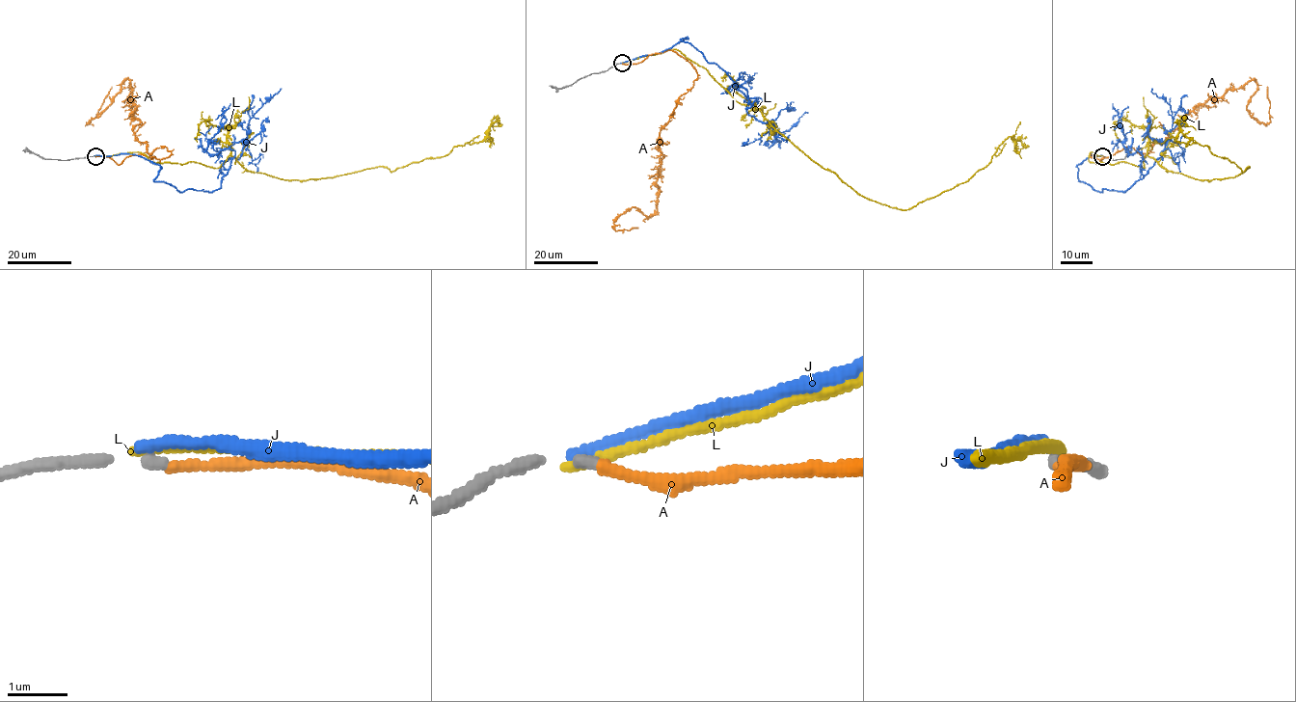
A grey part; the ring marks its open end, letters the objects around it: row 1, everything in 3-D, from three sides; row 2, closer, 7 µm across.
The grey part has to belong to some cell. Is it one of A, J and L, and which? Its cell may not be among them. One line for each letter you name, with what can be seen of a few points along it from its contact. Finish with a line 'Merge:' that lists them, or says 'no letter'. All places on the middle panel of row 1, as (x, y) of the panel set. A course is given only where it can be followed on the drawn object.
A: it runs (622, 63), (672, 50), (697, 73), (660, 131), (655, 213), (631, 207), (614, 223), (637, 228)
Merge: A

